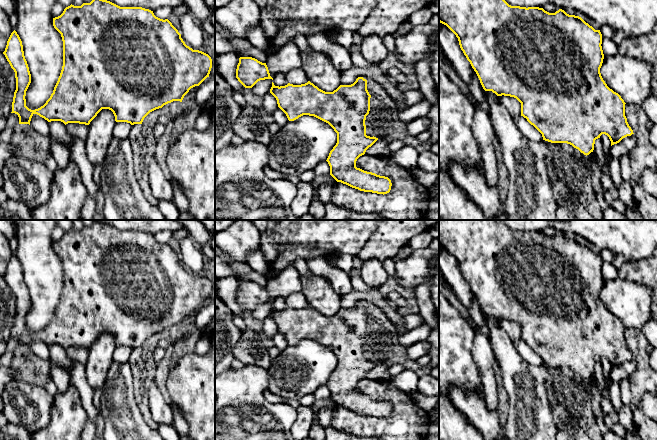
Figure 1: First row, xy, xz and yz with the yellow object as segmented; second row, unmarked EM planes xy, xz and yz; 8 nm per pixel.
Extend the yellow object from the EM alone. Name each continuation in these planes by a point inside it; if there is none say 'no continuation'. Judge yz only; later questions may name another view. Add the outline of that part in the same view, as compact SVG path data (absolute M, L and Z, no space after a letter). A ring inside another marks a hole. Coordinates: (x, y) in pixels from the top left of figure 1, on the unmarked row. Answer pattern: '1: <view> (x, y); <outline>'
no continuation

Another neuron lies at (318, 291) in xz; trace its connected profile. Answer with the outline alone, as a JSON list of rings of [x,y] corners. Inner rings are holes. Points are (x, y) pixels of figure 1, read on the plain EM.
[[[301,276],[301,292],[309,305],[325,316],[333,316],[341,308],[341,297],[322,276]]]

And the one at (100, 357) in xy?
[[[102,333],[88,349],[85,372],[87,381],[93,390],[102,389],[113,362],[115,348],[113,336],[109,333]]]

